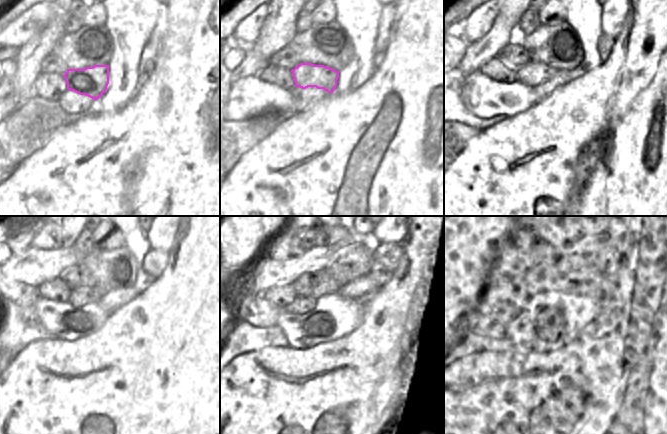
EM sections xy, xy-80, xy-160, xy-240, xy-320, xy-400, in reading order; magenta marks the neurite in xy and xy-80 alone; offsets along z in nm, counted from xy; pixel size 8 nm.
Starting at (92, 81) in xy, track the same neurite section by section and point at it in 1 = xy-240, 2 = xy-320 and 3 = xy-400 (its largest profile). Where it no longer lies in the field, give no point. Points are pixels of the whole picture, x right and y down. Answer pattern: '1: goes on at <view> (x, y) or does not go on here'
1: goes on at xy-240 (79, 297)
2: goes on at xy-320 (299, 306)
3: goes on at xy-400 (503, 315)

